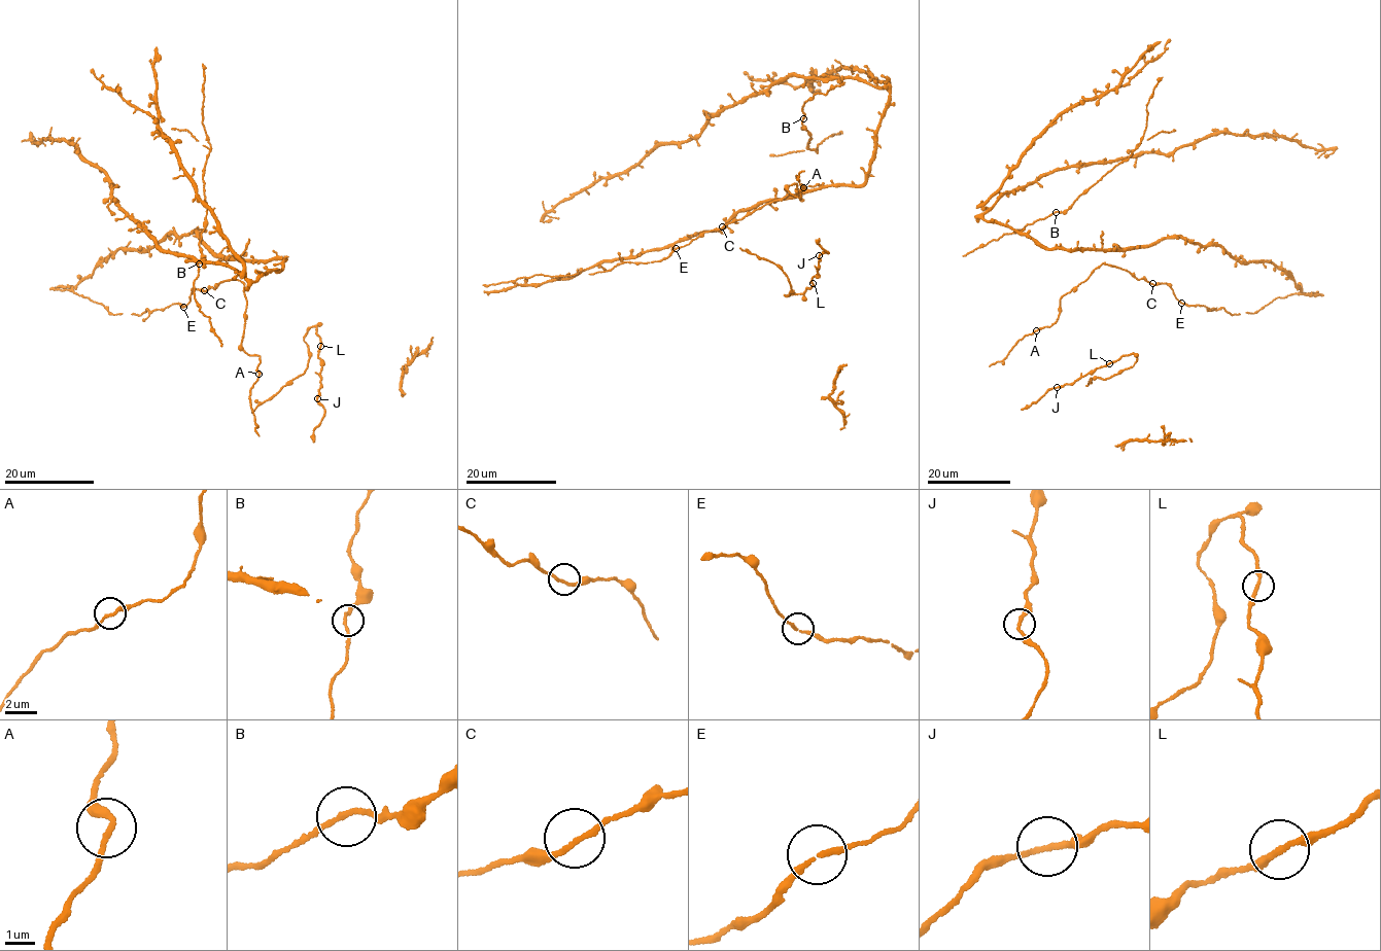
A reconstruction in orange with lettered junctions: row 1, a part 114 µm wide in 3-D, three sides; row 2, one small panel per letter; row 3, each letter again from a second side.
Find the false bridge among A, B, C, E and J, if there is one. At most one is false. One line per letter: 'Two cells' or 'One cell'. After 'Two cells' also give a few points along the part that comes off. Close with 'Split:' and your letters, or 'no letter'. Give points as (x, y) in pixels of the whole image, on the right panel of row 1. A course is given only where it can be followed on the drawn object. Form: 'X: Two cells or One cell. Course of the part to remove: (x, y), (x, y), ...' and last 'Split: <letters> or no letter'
A: One cell
B: One cell
C: One cell
E: One cell
J: One cell
Split: no letter

